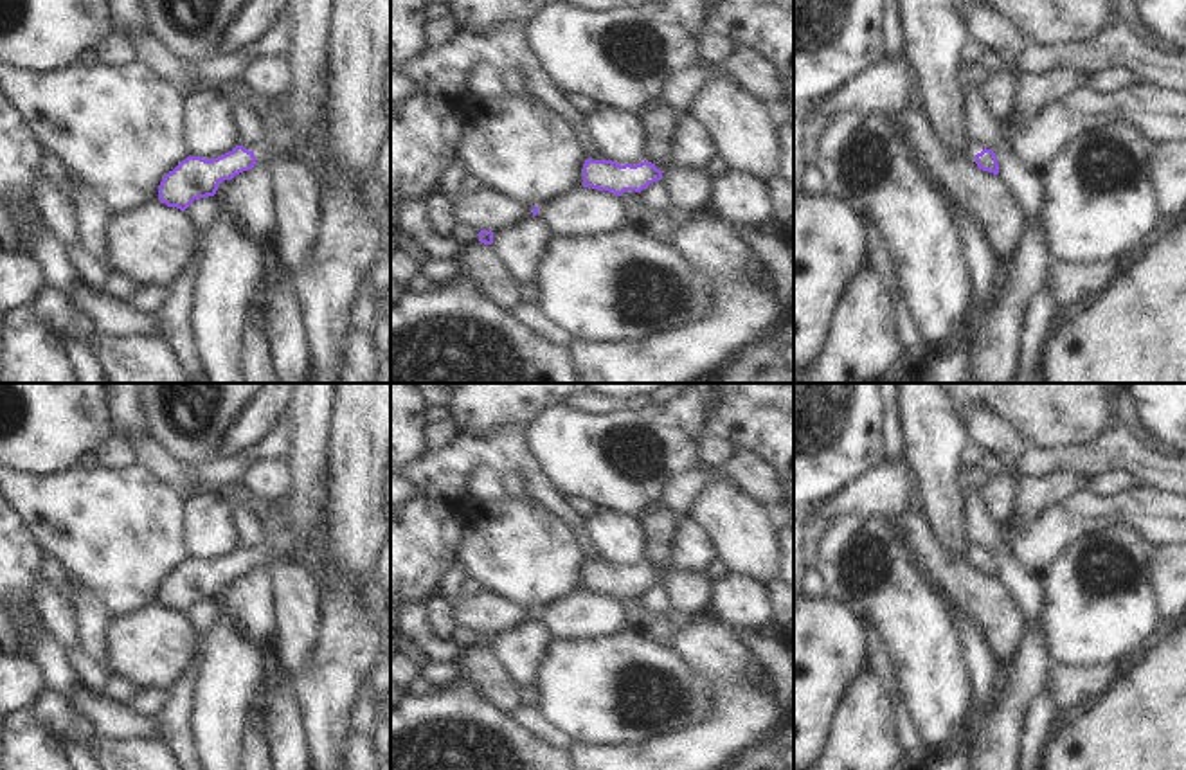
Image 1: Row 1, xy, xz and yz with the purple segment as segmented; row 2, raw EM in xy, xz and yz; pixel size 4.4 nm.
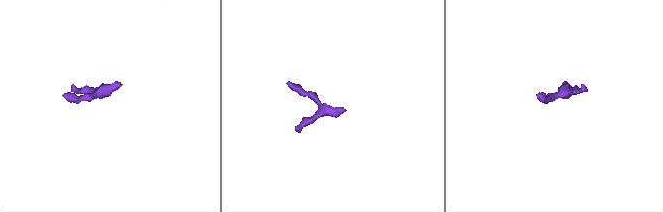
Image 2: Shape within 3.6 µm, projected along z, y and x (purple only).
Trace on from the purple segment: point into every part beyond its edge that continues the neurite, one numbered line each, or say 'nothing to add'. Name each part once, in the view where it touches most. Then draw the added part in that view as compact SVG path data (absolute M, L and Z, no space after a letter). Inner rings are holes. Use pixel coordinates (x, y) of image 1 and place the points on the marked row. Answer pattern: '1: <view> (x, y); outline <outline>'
1: xy (312, 20); outline M290 0L292 45L286 58L293 68L292 106L283 130L266 131L265 139L243 146L257 164L272 158L299 158L299 148L311 144L328 101L331 23L335 0Z

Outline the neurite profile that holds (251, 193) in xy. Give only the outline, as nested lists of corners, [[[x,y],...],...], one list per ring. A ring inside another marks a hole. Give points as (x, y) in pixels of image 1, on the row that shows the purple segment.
[[[256,164],[229,180],[227,201],[239,227],[250,236],[259,241],[274,236],[274,176],[266,164]]]

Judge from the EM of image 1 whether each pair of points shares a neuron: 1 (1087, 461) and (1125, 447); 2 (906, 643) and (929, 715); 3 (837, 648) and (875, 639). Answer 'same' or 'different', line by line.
1: same
2: same
3: different

